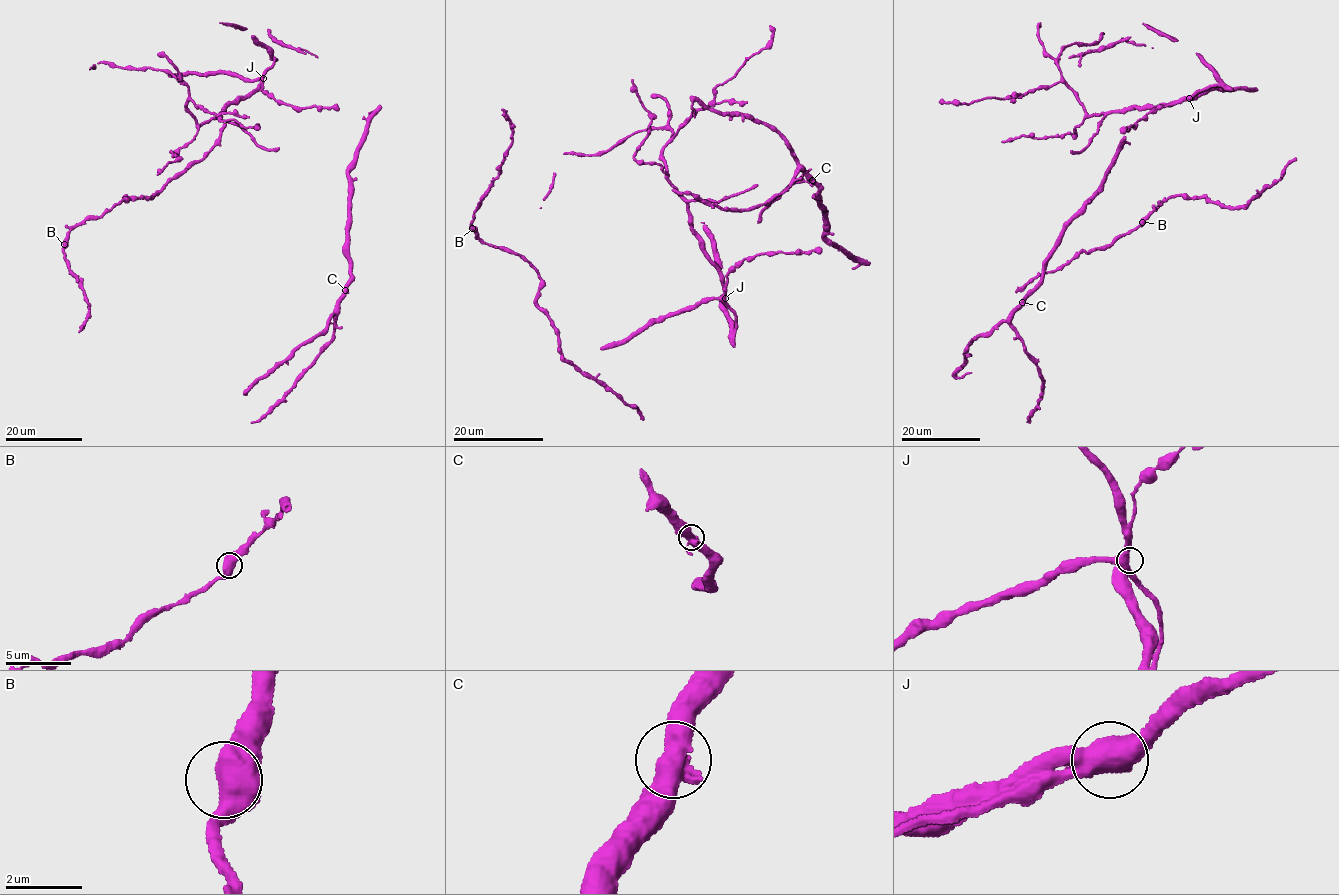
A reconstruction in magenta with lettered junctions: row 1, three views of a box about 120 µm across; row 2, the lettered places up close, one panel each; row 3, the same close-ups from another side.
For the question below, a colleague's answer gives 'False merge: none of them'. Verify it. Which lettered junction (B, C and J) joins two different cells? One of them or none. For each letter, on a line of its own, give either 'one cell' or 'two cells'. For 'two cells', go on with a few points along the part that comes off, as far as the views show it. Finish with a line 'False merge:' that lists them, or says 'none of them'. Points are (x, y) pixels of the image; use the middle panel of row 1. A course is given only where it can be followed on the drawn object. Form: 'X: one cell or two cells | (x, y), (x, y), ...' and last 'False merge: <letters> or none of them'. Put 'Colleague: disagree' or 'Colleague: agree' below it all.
B: one cell
C: one cell
J: one cell
False merge: none of them
Colleague: agree

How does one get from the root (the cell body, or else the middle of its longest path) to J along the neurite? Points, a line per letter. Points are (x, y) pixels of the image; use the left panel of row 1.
J: (237, 74), (244, 79), (263, 78)

